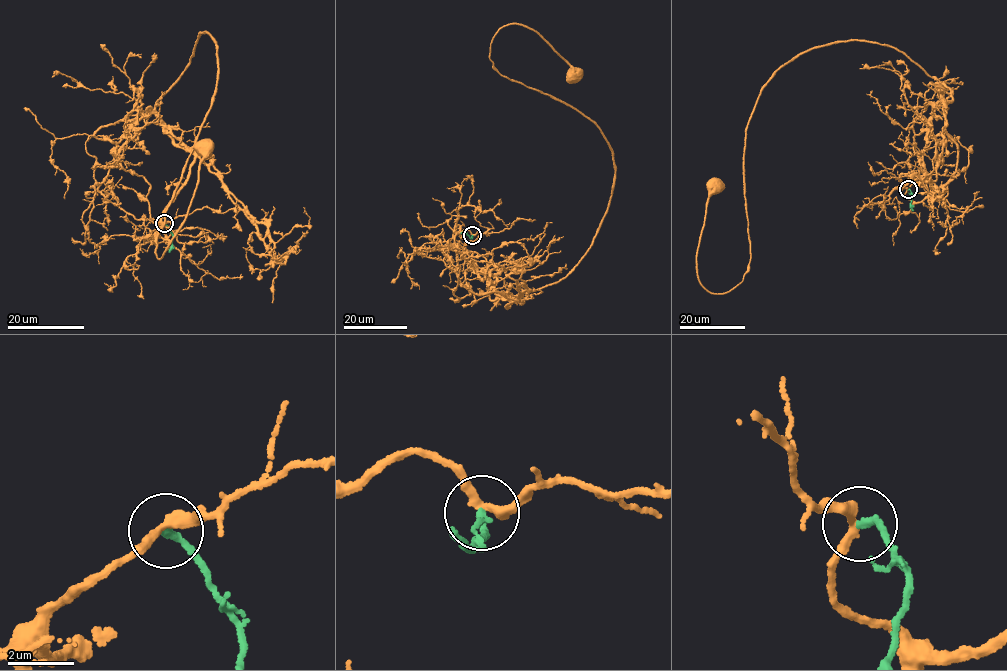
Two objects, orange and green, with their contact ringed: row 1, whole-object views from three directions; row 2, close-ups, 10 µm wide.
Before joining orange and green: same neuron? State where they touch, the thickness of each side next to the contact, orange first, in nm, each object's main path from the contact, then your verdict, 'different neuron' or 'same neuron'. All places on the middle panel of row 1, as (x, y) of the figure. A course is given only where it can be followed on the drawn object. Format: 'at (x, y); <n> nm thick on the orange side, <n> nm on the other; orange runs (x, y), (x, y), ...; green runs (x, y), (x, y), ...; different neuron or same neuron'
at (472, 235); 300 nm thick on the orange side, 240 nm on the other; orange runs (472, 235), (462, 283), (508, 308), (592, 242), (612, 151), (494, 69), (495, 35), (532, 29), (575, 75); green runs (472, 235), (470, 238), (460, 233); same neuron

